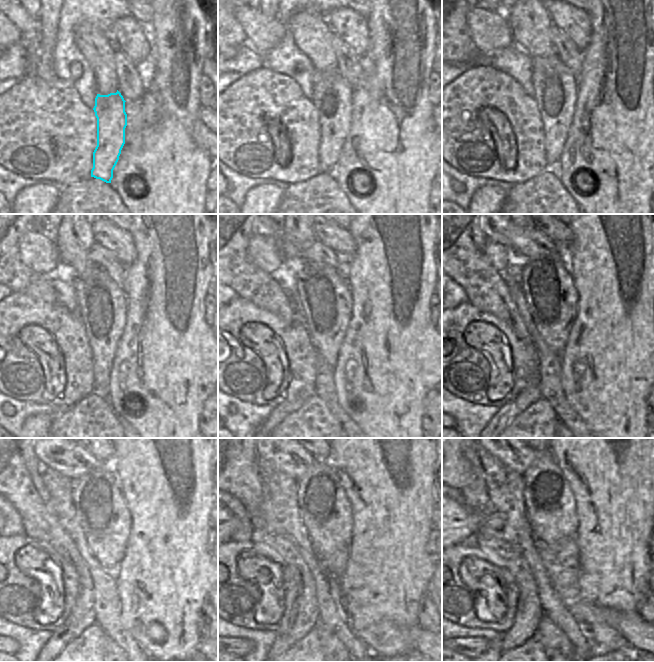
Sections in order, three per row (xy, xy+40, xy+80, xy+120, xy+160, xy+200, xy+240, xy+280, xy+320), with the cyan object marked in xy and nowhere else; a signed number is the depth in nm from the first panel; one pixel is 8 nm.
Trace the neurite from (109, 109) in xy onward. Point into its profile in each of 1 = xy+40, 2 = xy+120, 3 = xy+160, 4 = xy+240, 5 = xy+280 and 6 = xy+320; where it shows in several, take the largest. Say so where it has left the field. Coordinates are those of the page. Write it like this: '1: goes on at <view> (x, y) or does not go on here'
1: goes on at xy+40 (332, 97)
2: goes on at xy+120 (102, 303)
3: goes on at xy+160 (325, 296)
4: goes on at xy+240 (102, 512)
5: goes on at xy+280 (326, 511)
6: goes on at xy+320 (550, 506)

